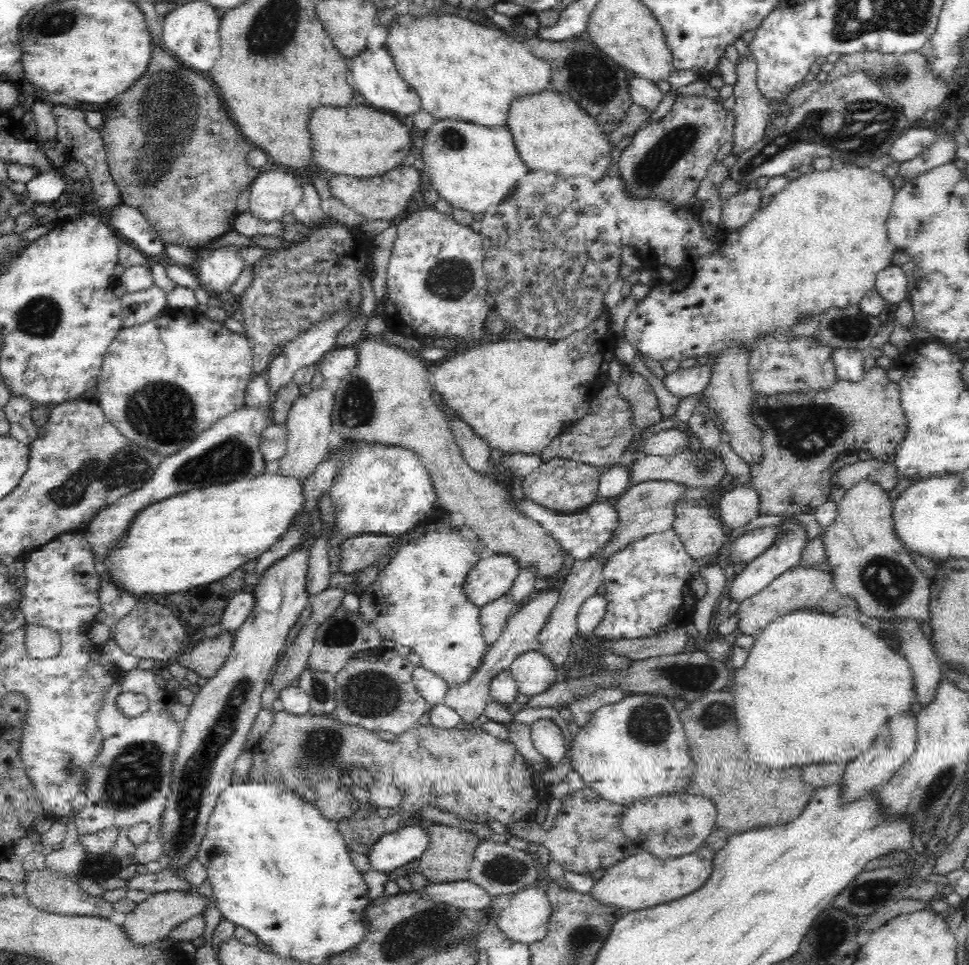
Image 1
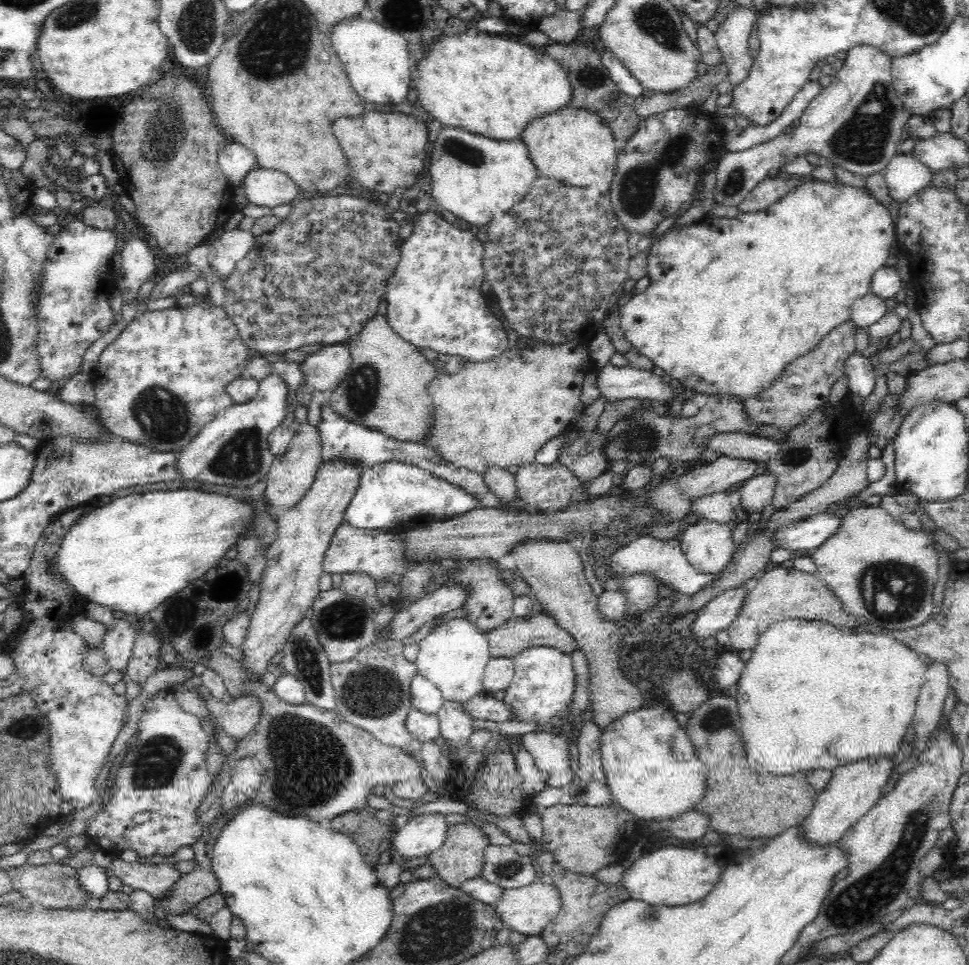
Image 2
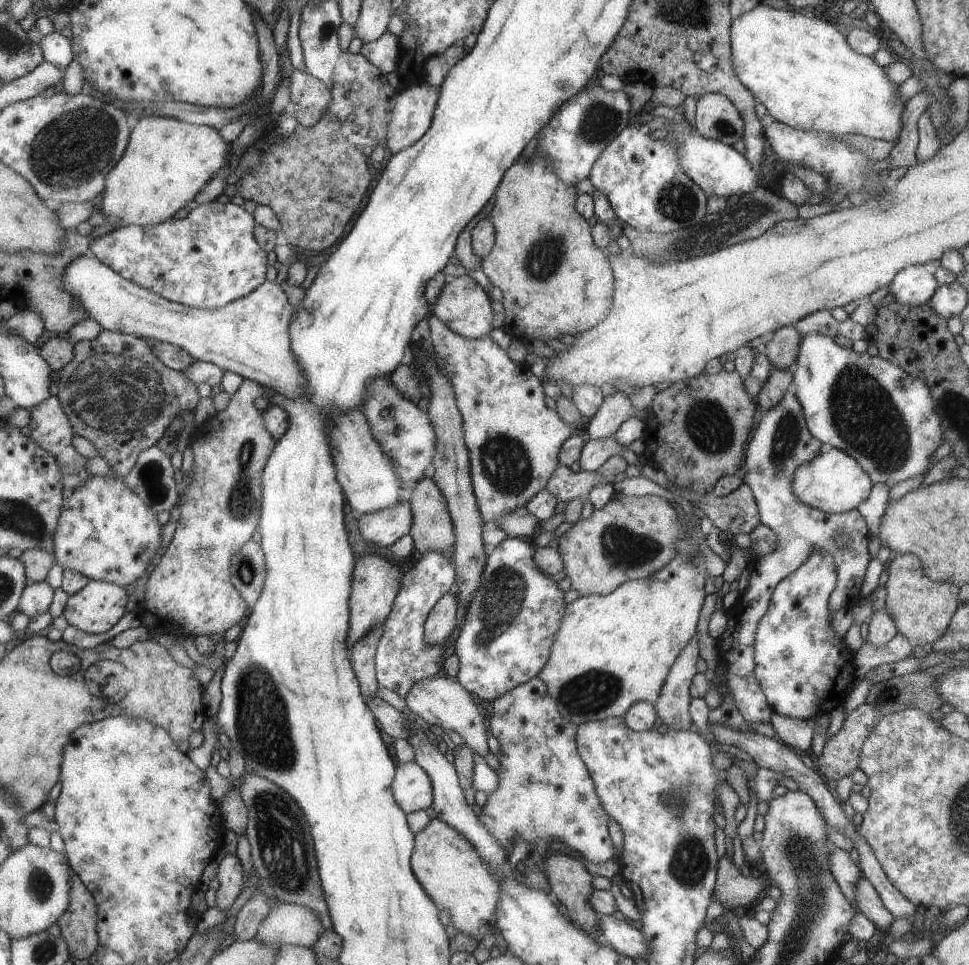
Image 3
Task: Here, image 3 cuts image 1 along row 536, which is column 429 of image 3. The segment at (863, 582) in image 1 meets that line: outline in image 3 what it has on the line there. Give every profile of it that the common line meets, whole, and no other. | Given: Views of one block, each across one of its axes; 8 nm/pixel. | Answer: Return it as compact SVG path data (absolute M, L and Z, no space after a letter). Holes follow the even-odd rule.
M431 819L415 834L411 856L412 871L437 908L446 910L457 933L479 942L496 926L496 904L500 900L500 881L475 852L473 845L457 829L442 820Z

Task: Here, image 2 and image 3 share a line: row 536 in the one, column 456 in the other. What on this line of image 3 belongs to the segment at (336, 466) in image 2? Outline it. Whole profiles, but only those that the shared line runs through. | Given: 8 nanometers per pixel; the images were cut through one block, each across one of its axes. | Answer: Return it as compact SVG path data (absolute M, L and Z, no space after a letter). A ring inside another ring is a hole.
M466 274L452 277L447 282L437 295L431 314L442 320L454 333L464 337L478 339L491 333L491 304L479 284Z

